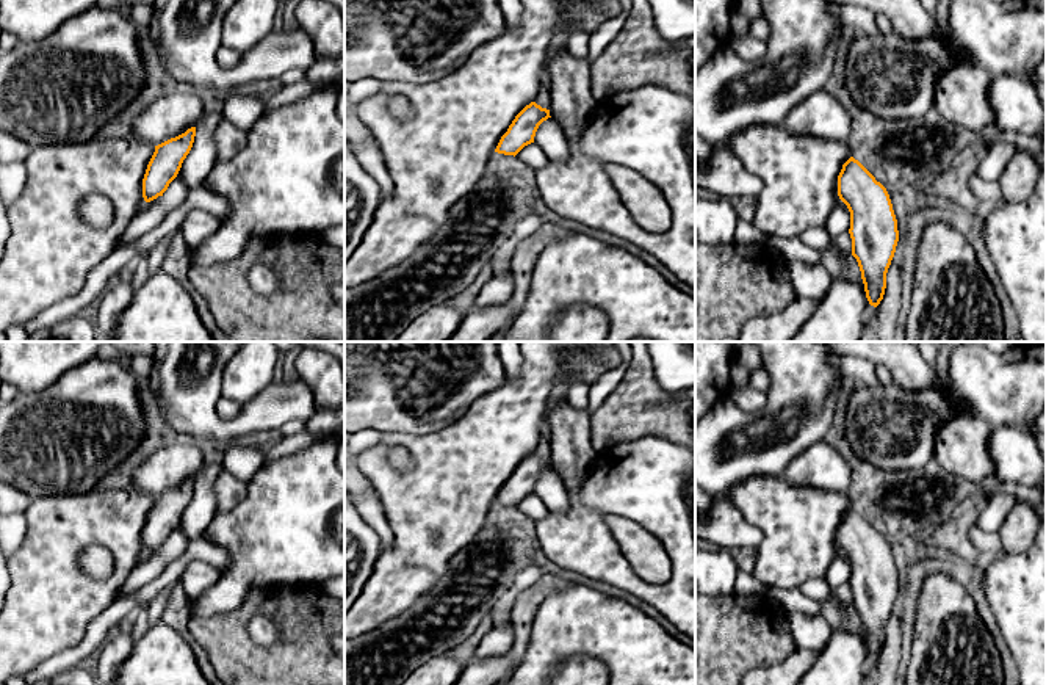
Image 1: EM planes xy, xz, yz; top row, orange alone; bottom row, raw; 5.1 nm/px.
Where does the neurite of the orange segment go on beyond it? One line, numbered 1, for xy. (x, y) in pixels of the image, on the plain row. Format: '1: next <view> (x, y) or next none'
1: next none

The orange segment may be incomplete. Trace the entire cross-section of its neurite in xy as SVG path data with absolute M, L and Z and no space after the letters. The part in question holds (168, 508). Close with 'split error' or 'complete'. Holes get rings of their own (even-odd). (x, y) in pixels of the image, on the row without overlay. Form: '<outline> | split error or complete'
M191 478L185 484L155 497L142 530L142 549L146 553L163 547L169 535L177 528L193 498L194 487L196 478Z | complete

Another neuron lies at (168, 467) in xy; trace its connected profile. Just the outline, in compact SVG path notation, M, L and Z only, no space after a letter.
M168 445L153 450L132 473L133 489L158 497L196 478L204 466L204 453L194 445Z

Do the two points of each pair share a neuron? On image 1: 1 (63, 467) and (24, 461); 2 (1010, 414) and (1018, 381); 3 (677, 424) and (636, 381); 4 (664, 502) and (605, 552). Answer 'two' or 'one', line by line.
1: one
2: one
3: one
4: one

